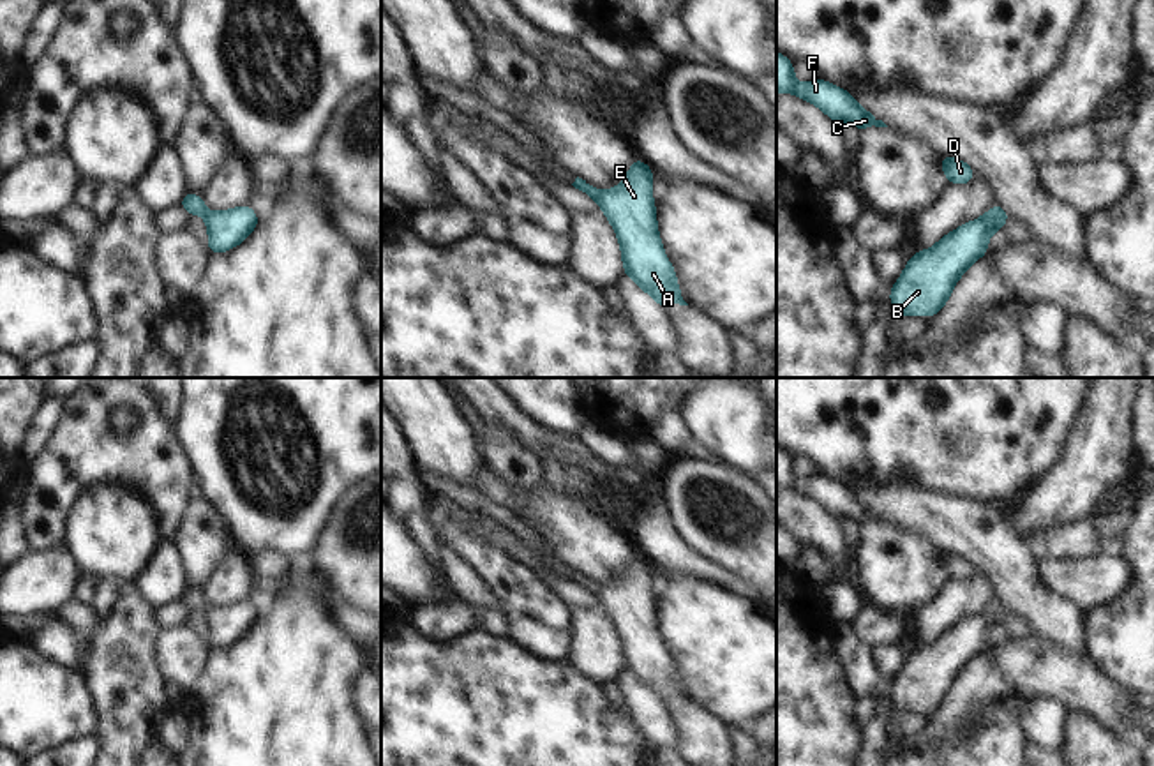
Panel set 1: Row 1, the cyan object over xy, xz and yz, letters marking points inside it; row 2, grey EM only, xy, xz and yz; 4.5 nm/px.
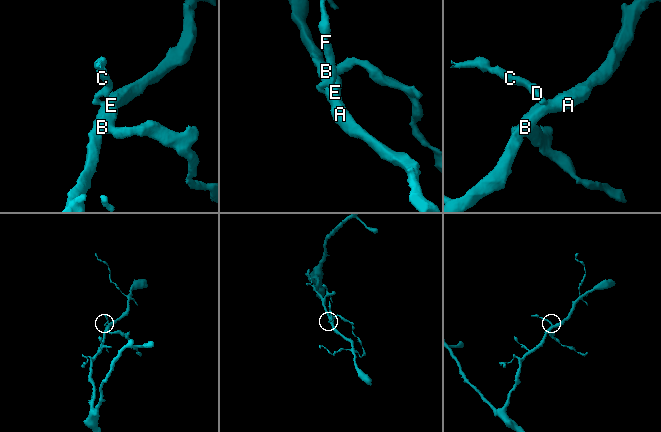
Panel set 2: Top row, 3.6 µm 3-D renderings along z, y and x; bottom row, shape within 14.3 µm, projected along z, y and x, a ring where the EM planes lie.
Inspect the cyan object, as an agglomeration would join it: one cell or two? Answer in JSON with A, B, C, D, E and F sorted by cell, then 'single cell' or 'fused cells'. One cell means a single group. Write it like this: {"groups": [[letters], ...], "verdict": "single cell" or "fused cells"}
{"groups": [["A", "B", "C", "D", "E", "F"]], "verdict": "single cell"}

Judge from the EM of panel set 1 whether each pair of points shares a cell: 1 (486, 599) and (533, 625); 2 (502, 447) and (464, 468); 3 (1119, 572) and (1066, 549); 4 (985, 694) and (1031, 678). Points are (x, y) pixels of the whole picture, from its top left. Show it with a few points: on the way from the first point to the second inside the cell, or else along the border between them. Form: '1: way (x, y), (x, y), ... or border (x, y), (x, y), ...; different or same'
1: border (475, 570), (498, 608); different
2: border (475, 436), (479, 456), (484, 461); different
3: border (1107, 553), (1096, 558), (1049, 562); different
4: border (987, 652), (994, 666), (1029, 699); different

